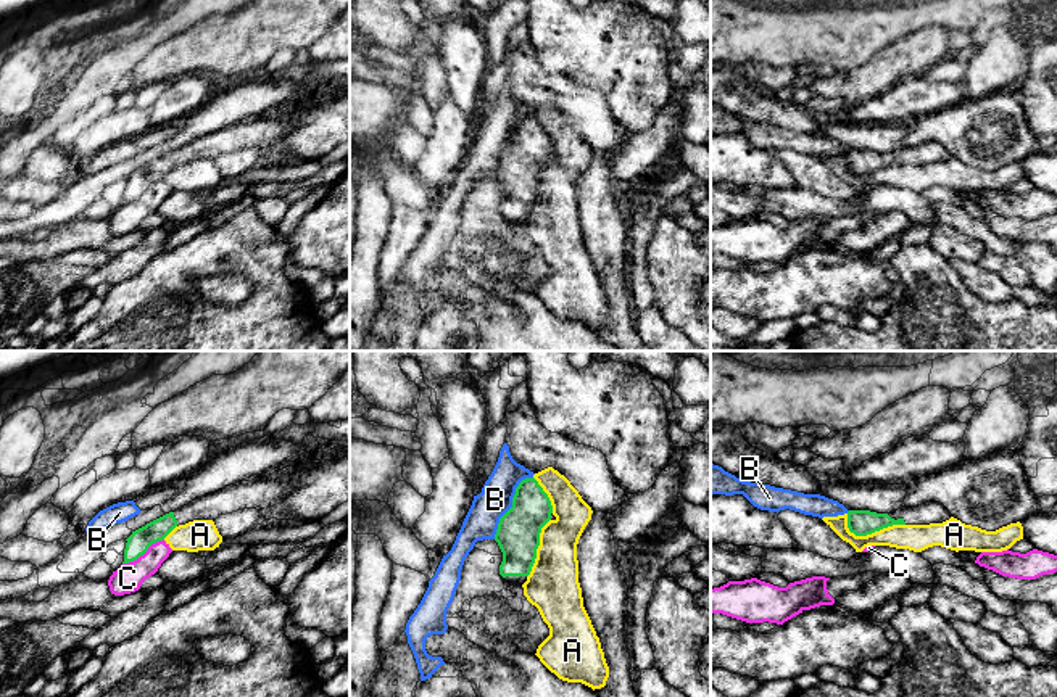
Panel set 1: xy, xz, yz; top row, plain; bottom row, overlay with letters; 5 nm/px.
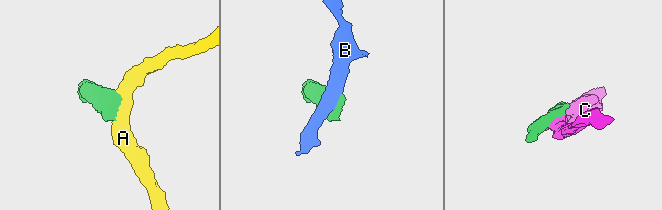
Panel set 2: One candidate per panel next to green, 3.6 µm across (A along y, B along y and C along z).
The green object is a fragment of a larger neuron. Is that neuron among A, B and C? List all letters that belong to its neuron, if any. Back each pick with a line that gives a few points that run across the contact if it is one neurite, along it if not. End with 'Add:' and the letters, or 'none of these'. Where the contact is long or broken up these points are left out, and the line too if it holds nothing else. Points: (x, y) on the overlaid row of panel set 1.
Add: none of these

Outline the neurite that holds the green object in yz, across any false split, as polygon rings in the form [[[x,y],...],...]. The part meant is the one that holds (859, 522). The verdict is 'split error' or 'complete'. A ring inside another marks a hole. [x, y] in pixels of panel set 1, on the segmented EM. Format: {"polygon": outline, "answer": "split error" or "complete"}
{"polygon": [[[935,501],[917,507],[902,507],[889,513],[870,510],[849,510],[848,528],[856,536],[867,536],[893,525],[930,525],[943,523],[951,518],[949,510]]], "answer": "split error"}

